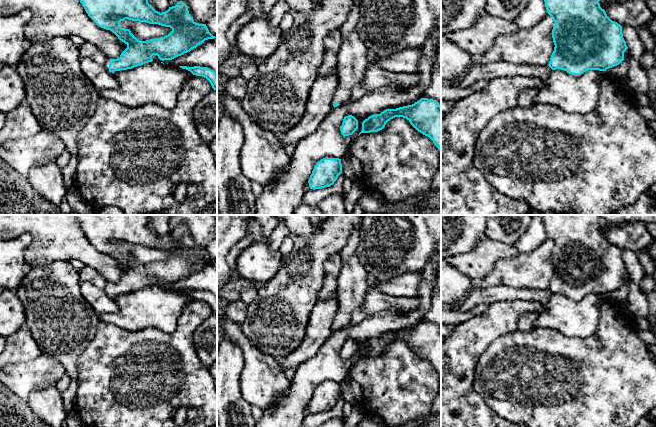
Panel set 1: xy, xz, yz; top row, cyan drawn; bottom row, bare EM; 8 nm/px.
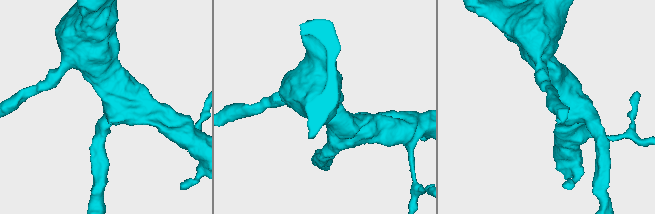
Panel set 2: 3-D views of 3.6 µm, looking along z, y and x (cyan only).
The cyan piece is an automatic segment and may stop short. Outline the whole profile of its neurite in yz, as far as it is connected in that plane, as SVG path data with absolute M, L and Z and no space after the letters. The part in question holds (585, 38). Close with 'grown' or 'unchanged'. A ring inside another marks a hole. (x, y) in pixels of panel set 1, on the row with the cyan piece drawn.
M544 0L548 14L555 22L552 30L552 38L554 42L554 51L551 55L548 65L533 64L513 64L504 61L495 63L481 64L478 59L473 58L464 78L457 82L455 80L444 80L441 78L441 85L450 85L453 87L467 88L473 83L485 79L491 82L496 77L513 77L517 75L525 77L539 78L546 81L551 72L561 69L572 75L581 75L588 70L606 71L609 68L619 65L624 60L624 52L628 49L622 34L622 26L612 21L606 14L605 10L600 7L600 0Z; grown

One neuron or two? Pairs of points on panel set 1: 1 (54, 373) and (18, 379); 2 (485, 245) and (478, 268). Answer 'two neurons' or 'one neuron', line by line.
1: one neuron
2: one neuron

